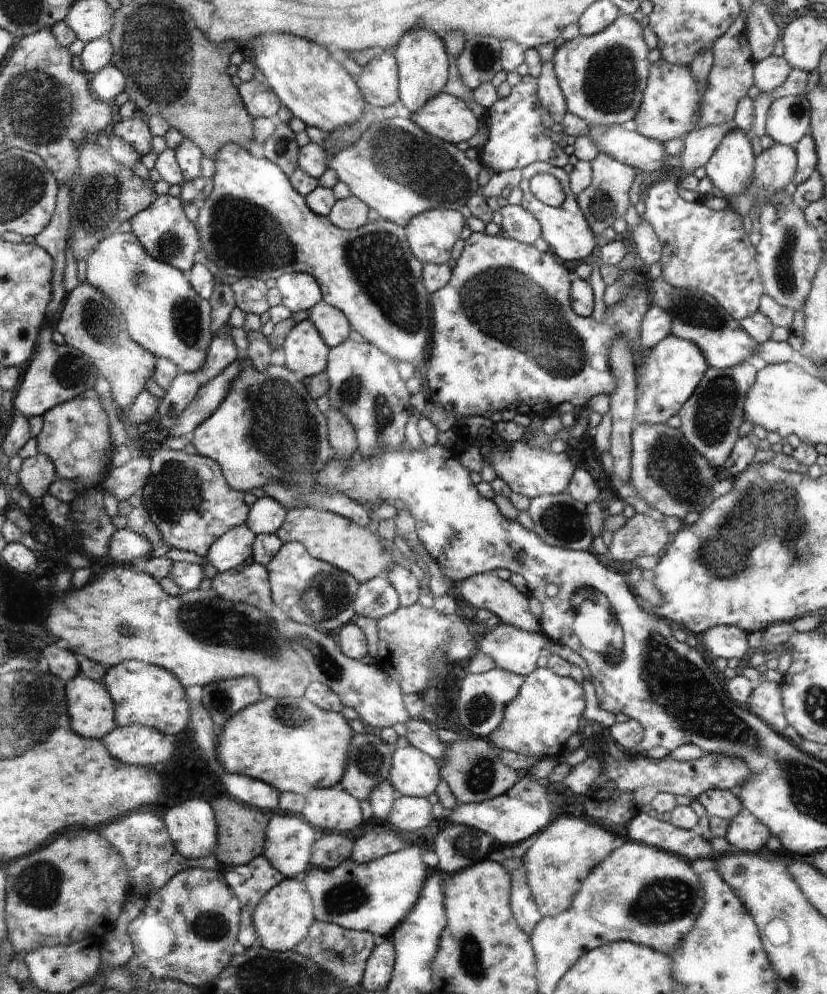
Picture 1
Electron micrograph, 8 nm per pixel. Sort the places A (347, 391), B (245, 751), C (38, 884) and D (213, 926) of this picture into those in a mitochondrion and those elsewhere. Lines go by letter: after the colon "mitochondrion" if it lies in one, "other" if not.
A: mitochondrion
B: other
C: mitochondrion
D: mitochondrion

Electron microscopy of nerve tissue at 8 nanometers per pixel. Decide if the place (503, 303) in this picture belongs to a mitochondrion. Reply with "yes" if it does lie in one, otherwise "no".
yes

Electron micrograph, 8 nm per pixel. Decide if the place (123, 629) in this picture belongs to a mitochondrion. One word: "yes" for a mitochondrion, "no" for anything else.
yes

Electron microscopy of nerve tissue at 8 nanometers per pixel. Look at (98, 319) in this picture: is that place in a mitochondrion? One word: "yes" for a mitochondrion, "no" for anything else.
yes

